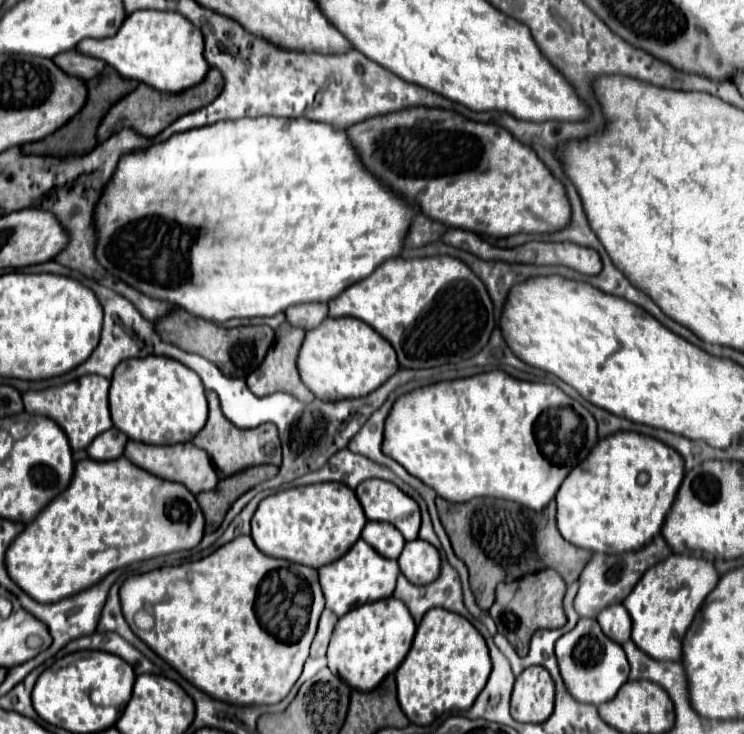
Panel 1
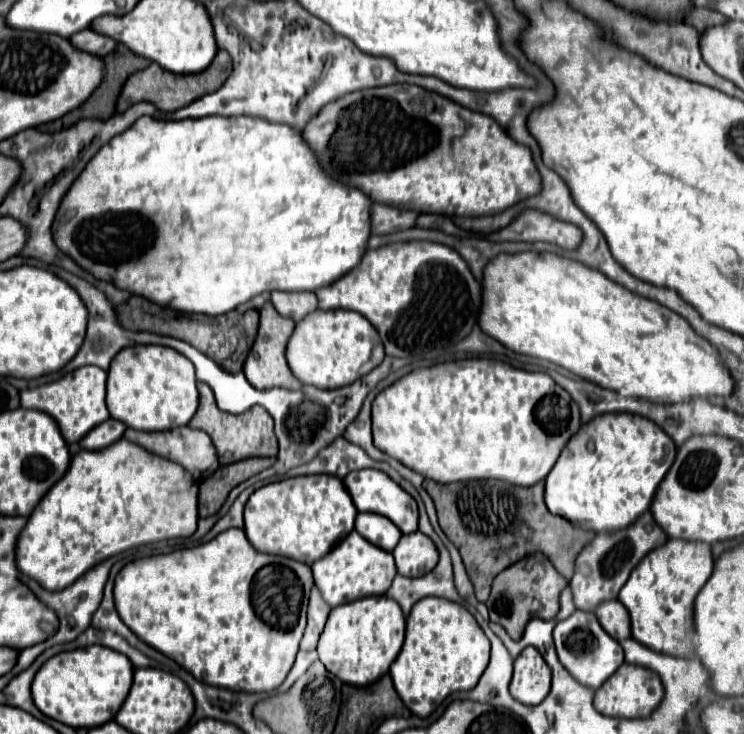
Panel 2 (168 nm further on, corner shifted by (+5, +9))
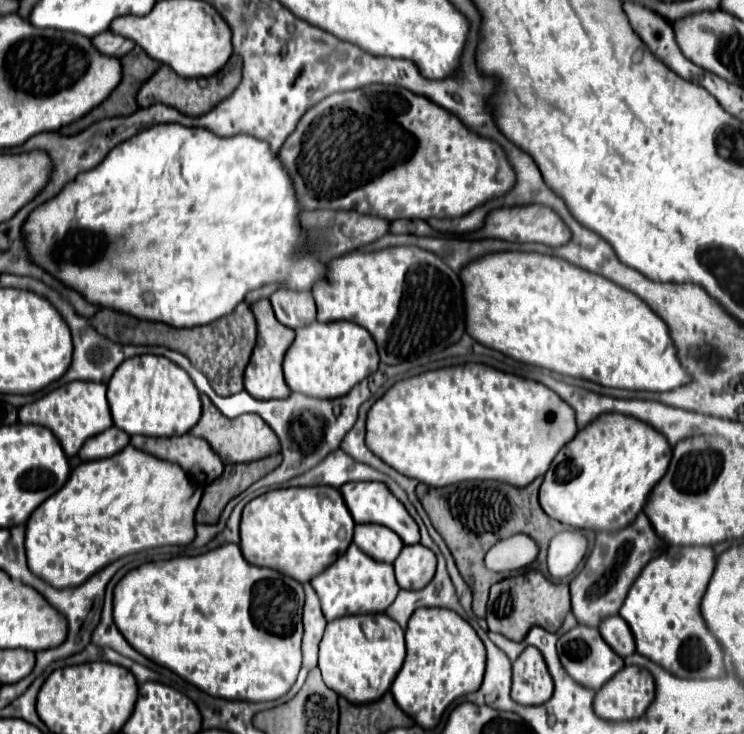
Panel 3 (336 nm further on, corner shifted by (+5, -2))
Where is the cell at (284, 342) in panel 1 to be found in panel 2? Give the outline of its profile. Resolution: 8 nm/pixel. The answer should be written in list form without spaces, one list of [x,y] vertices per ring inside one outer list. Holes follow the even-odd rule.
[[[270,300],[260,308],[258,336],[256,336],[254,346],[250,348],[250,354],[248,354],[248,358],[244,362],[244,376],[250,380],[250,384],[254,388],[260,388],[260,390],[268,390],[268,388],[274,388],[274,386],[288,388],[288,390],[302,388],[302,382],[298,378],[294,378],[294,374],[288,368],[286,356],[284,356],[286,344],[288,344],[288,340],[290,340],[290,336],[294,332],[294,326],[296,326],[294,320],[280,316]]]

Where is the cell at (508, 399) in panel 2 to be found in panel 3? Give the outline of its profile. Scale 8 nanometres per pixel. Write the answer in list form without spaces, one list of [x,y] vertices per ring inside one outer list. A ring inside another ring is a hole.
[[[468,363],[468,365],[458,365],[458,367],[446,367],[446,369],[436,369],[436,371],[428,371],[404,381],[398,381],[396,385],[392,385],[368,411],[368,421],[366,421],[366,443],[368,449],[378,455],[380,459],[384,459],[384,463],[388,463],[390,467],[394,467],[396,471],[400,471],[402,475],[408,475],[412,479],[418,479],[420,483],[426,483],[430,487],[448,487],[452,483],[462,483],[462,481],[472,481],[472,479],[496,479],[500,483],[508,483],[512,487],[526,487],[528,483],[532,483],[532,479],[546,475],[552,459],[558,455],[558,451],[576,435],[576,419],[574,419],[574,411],[572,407],[568,407],[568,403],[564,403],[552,389],[548,389],[546,385],[532,381],[532,379],[524,379],[524,377],[516,377],[510,373],[502,373],[498,369],[492,369],[488,365],[480,365],[480,363]]]

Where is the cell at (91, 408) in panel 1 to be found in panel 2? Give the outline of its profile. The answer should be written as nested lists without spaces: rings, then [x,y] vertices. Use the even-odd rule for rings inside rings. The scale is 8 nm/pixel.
[[[82,366],[56,382],[32,390],[22,390],[20,396],[22,396],[22,408],[40,410],[54,416],[68,444],[78,442],[96,424],[102,424],[104,420],[110,418],[106,408],[106,372],[96,366]]]

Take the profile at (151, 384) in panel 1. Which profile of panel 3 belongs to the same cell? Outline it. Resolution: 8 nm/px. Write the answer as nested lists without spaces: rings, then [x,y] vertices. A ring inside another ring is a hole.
[[[140,355],[124,361],[108,381],[114,425],[128,435],[174,437],[188,433],[200,419],[200,393],[182,367],[166,357]]]

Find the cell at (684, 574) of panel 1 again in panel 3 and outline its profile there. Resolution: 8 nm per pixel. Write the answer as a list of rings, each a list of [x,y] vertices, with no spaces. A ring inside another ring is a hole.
[[[672,545],[644,567],[620,609],[636,639],[636,651],[676,677],[710,679],[728,673],[724,651],[700,613],[700,601],[714,573],[714,563],[716,555],[712,547]]]

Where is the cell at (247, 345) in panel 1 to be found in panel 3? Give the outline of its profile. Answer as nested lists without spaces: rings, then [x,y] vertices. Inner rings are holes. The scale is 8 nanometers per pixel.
[[[240,303],[234,313],[218,319],[216,323],[192,327],[192,329],[176,329],[168,327],[164,323],[156,321],[142,321],[136,317],[130,317],[126,313],[118,313],[114,309],[102,309],[92,319],[94,329],[100,331],[100,335],[108,337],[110,341],[124,343],[124,345],[162,345],[168,349],[174,349],[182,355],[186,355],[196,369],[200,369],[208,381],[212,383],[212,389],[218,395],[232,395],[242,391],[242,379],[244,369],[248,365],[250,353],[256,343],[256,319],[246,303]]]

